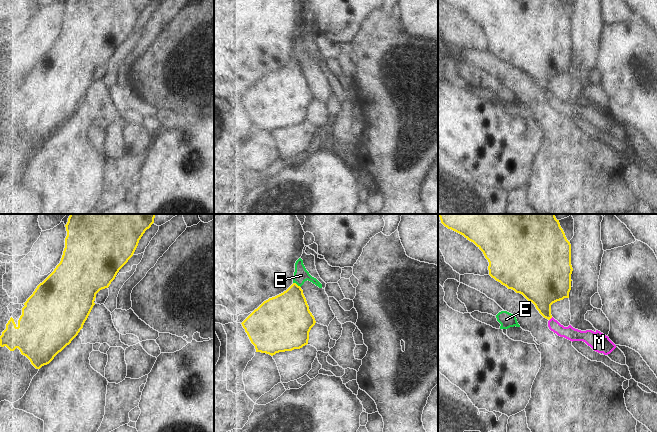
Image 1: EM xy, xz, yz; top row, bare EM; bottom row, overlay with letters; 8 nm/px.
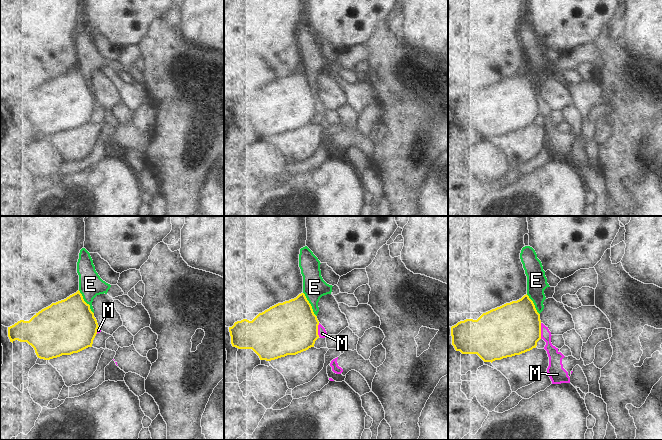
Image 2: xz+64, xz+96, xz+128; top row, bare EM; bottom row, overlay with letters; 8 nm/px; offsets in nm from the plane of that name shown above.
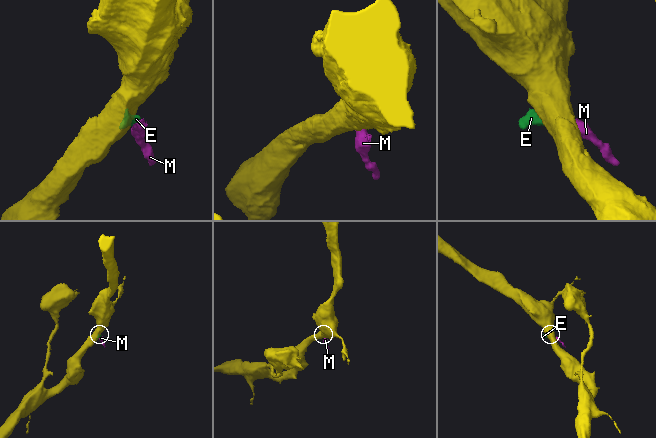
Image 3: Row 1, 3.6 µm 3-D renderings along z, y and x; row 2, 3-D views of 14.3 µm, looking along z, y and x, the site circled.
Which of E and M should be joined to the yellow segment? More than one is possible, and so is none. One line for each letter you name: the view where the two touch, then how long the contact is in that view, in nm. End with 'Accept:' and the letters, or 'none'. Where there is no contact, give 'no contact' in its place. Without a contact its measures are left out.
Accept: none

